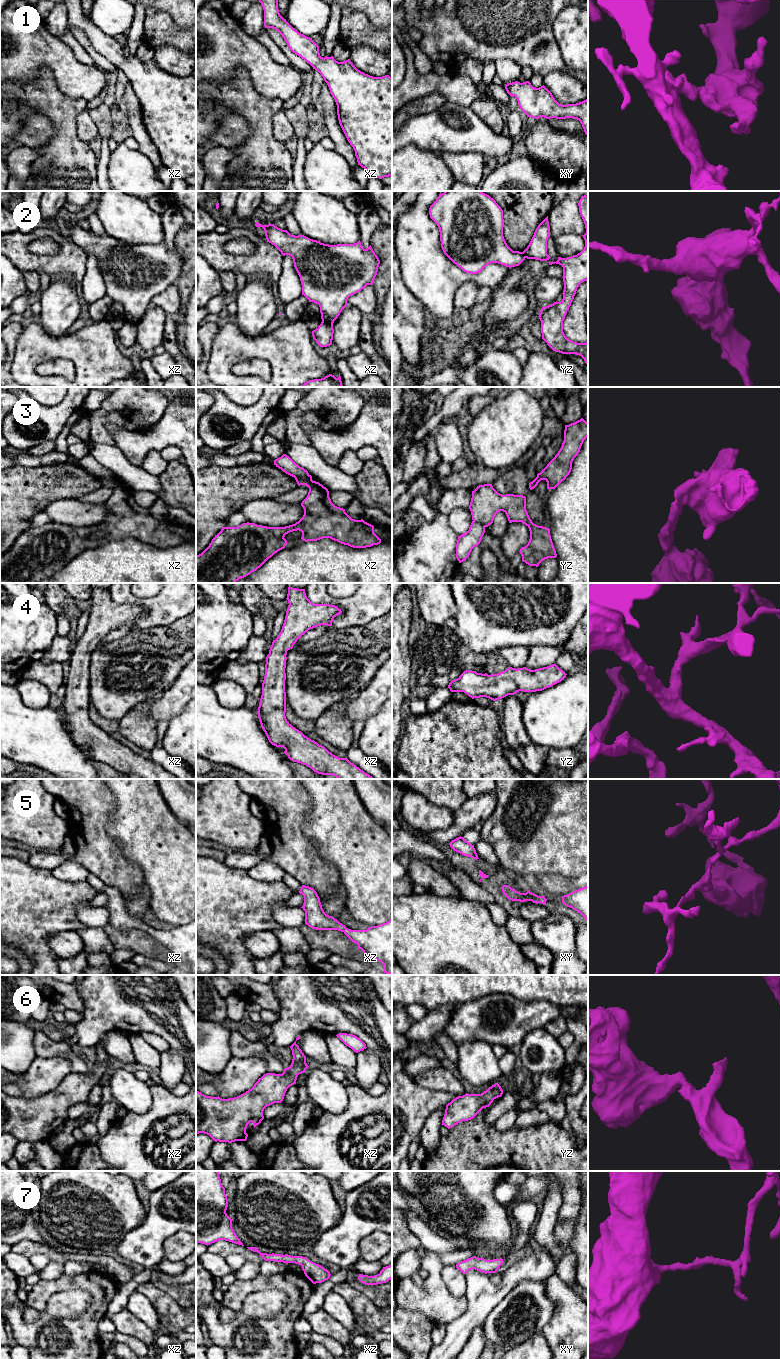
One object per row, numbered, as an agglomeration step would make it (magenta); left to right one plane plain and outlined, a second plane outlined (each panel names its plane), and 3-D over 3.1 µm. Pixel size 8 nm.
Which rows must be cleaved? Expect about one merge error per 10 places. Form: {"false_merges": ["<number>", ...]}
{"false_merges": ["2", "3"]}

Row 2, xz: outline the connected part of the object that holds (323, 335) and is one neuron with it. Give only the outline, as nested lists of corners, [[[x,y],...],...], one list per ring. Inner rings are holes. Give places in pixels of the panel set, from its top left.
[[[322,321],[321,324],[312,331],[312,336],[320,347],[327,347],[332,345],[333,333],[333,324]]]

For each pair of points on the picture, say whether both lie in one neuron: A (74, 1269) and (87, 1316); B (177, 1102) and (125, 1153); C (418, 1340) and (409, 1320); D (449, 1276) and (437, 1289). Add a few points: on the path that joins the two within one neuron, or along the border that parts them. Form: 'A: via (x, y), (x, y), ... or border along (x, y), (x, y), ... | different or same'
A: border along (92, 1269), (76, 1275), (64, 1274) | different
B: via (162, 1106), (130, 1138) | same
C: via (413, 1335), (409, 1325) | same
D: border along (440, 1264), (444, 1286), (460, 1298) | different

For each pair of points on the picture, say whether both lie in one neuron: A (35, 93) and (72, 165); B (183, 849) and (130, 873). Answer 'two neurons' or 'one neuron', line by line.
A: one neuron
B: two neurons

